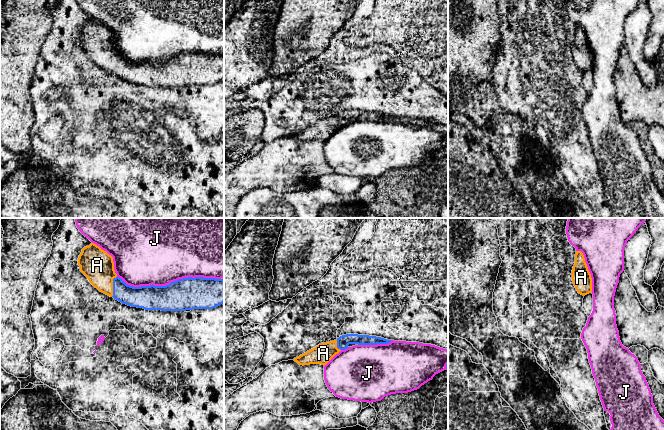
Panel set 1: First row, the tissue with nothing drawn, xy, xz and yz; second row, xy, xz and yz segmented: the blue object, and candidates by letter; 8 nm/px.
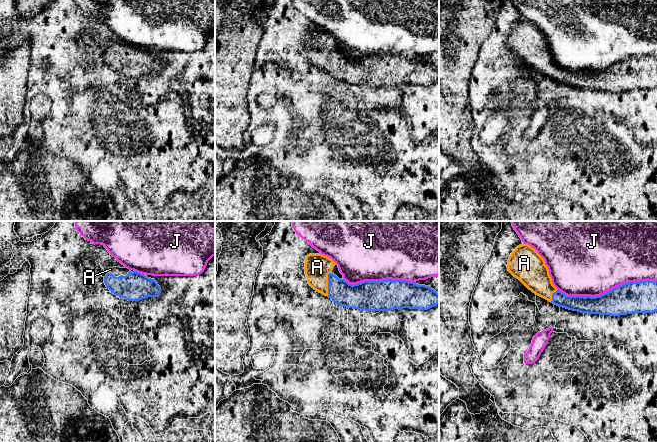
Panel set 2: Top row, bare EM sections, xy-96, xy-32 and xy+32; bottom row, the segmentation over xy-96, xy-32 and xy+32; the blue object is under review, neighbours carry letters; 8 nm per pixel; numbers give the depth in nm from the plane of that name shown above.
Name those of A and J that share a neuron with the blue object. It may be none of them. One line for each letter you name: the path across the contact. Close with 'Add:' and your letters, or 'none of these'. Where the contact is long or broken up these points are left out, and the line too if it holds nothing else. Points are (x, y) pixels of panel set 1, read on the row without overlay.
A: across xy (141, 73), (130, 72), (113, 62), (100, 49), (97, 41)
Add: A

